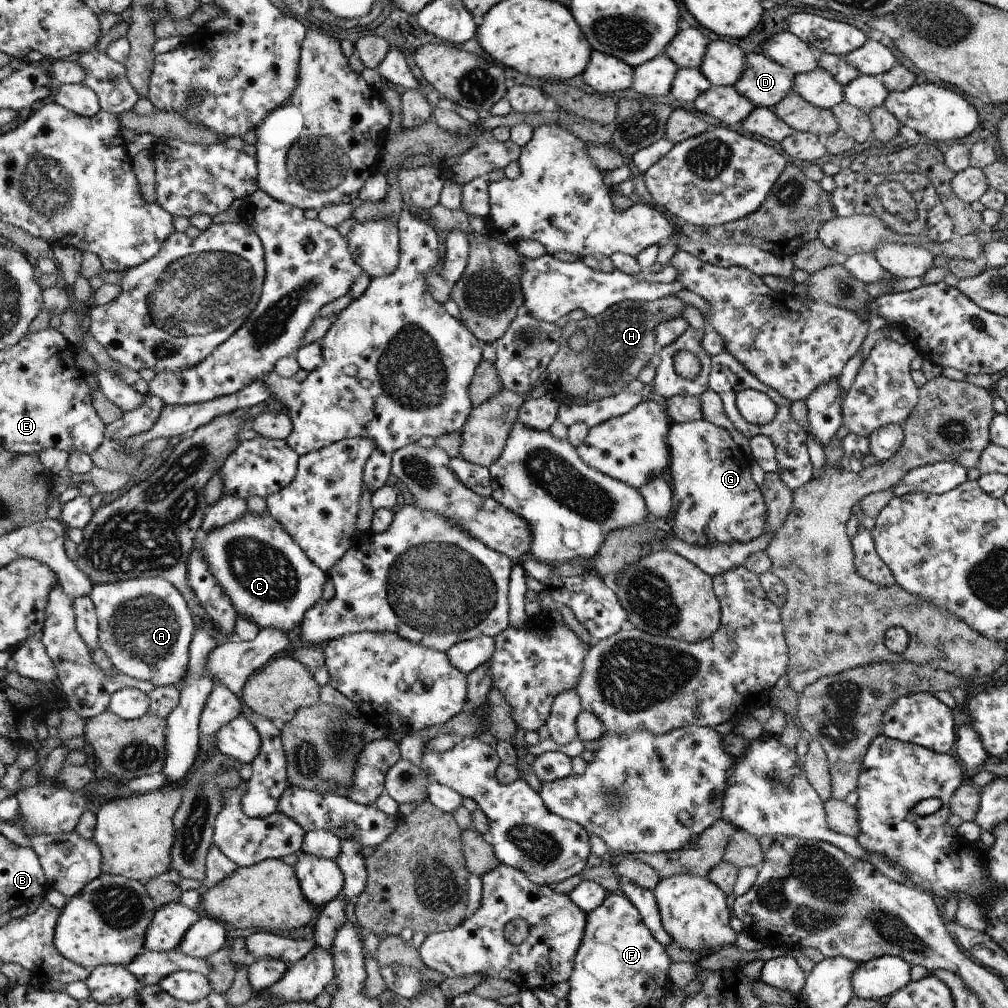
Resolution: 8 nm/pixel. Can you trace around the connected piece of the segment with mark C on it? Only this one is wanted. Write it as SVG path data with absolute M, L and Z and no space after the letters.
M247 510L236 520L208 531L199 544L199 551L216 582L219 582L223 591L228 594L237 610L237 616L255 622L260 631L276 629L290 633L290 630L296 630L296 626L305 618L304 614L308 614L316 602L320 601L324 584L328 580L322 568L312 560L294 537L290 536L281 521L270 516L267 510L257 515Z

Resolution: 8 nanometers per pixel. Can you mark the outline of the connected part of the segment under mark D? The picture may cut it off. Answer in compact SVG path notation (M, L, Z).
M748 53L744 72L733 87L754 106L772 109L792 92L795 76L764 53Z

